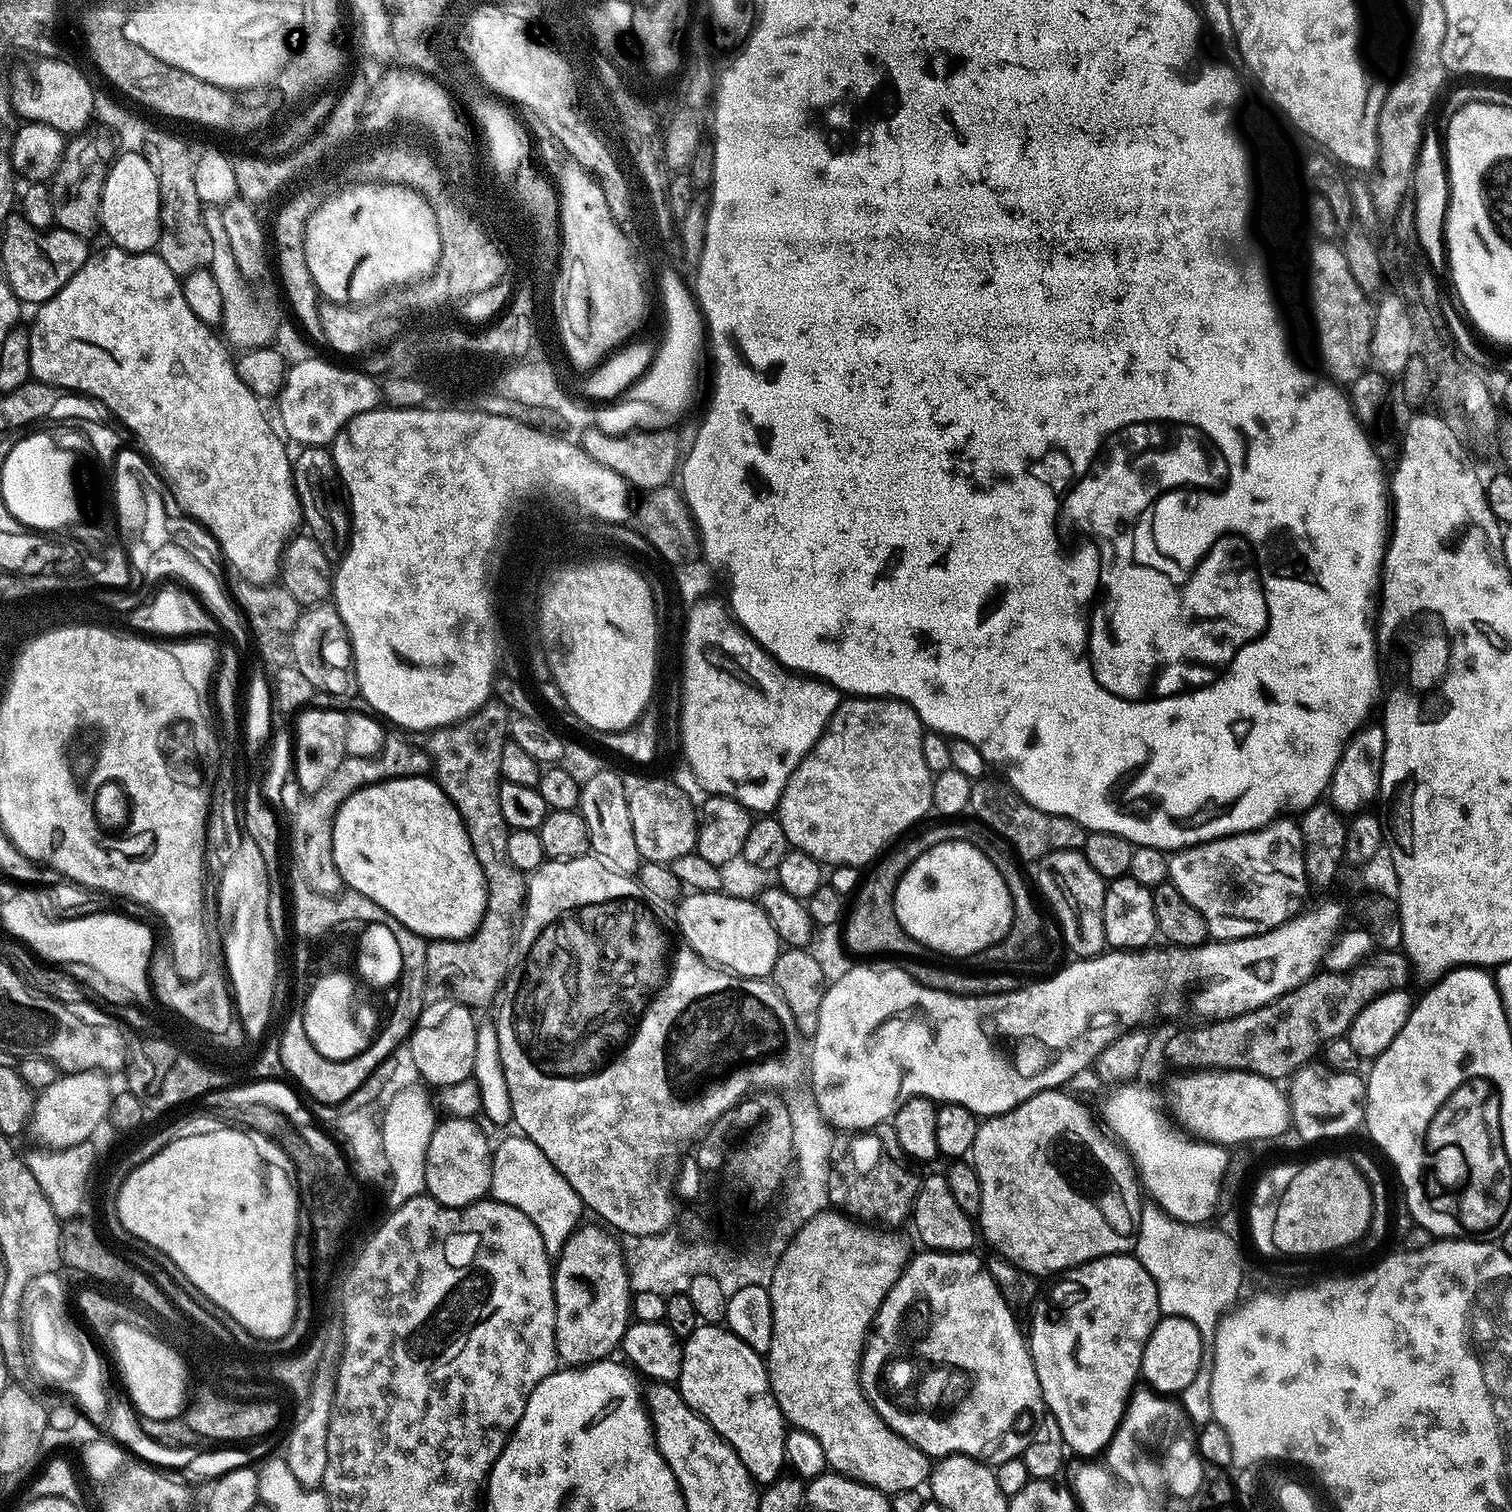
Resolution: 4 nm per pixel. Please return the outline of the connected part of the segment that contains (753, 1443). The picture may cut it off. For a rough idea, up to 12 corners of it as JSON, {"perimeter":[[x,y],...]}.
{"perimeter":[[718,1324],[686,1337],[682,1398],[757,1485],[786,1421],[765,1357]]}

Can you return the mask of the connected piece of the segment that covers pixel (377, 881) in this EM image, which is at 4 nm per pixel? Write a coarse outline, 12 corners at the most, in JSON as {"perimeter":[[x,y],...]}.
{"perimeter":[[427,775],[333,818],[351,891],[429,941],[488,897],[456,803]]}

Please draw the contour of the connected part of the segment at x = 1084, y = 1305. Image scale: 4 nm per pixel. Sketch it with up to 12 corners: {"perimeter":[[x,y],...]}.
{"perimeter":[[1132,1254],[1069,1268],[1026,1328],[1065,1445],[1107,1448],[1162,1315]]}

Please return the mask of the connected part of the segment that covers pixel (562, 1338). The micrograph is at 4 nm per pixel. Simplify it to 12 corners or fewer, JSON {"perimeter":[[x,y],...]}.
{"perimeter":[[579,1225],[557,1255],[556,1355],[607,1360],[632,1322],[618,1239]]}

